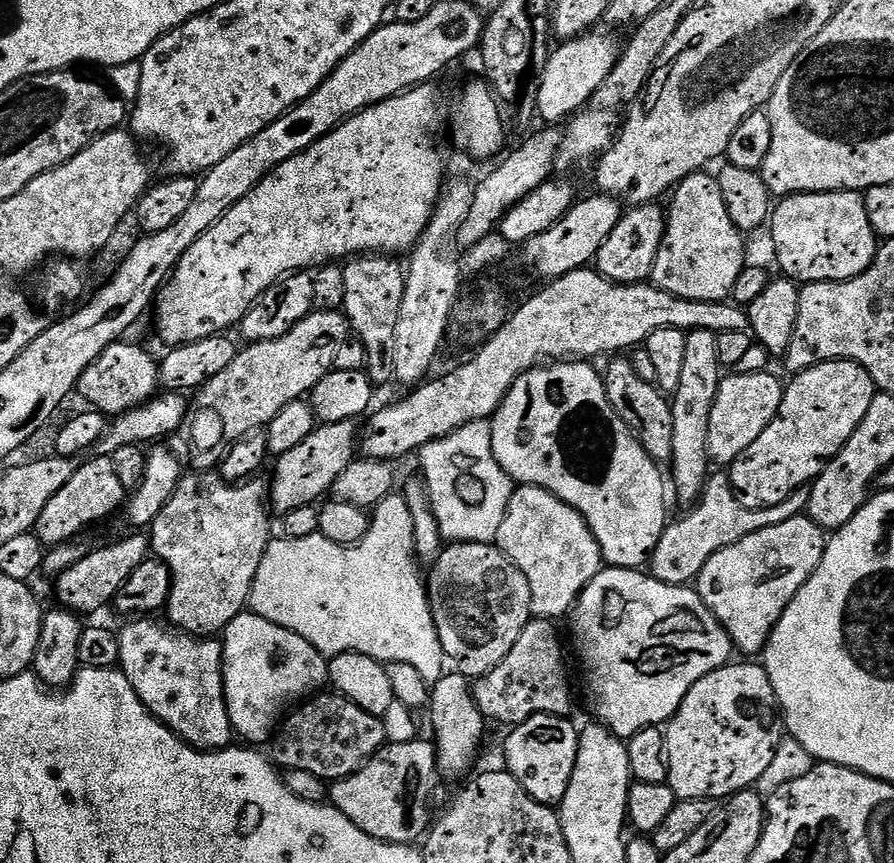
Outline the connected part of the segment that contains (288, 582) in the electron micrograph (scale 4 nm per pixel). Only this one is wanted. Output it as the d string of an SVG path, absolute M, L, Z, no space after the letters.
M393 494L376 505L366 538L362 538L360 544L343 548L338 546L338 542L330 542L319 534L297 540L273 539L268 553L262 558L262 566L258 566L248 602L257 616L265 616L270 622L306 638L306 642L310 642L310 646L325 658L343 652L357 652L381 662L443 661L442 642L438 638L432 607L426 599L426 580L423 575L420 577L419 567L410 506L406 506L403 495Z

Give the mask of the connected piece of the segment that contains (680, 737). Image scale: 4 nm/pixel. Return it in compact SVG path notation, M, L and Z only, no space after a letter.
M729 662L723 668L706 674L706 678L694 682L690 694L686 694L686 698L682 698L682 706L678 706L678 710L666 725L666 735L668 738L668 785L674 790L677 800L714 800L720 802L727 797L736 795L738 792L751 789L758 782L758 778L762 778L763 772L770 766L770 761L774 758L774 750L780 745L781 740L786 735L780 704L776 700L774 686L770 682L768 672L765 670L763 663L736 663Z

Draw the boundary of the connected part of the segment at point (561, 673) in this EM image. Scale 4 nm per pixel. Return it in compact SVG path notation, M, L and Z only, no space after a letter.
M533 618L528 621L526 630L514 642L514 650L490 670L490 674L479 677L475 681L472 693L476 699L476 705L480 713L484 715L485 721L497 720L500 724L515 726L526 722L531 716L563 716L569 715L572 708L572 684L568 681L568 664L564 661L564 644L556 633L557 625L551 620Z

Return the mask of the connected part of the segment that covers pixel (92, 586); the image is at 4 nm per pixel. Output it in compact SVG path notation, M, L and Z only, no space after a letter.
M132 534L117 544L108 544L97 552L89 551L74 566L70 566L61 576L55 577L56 596L61 605L69 612L85 614L84 612L96 612L115 601L120 587L142 566L142 562L149 559L150 540L144 534Z

